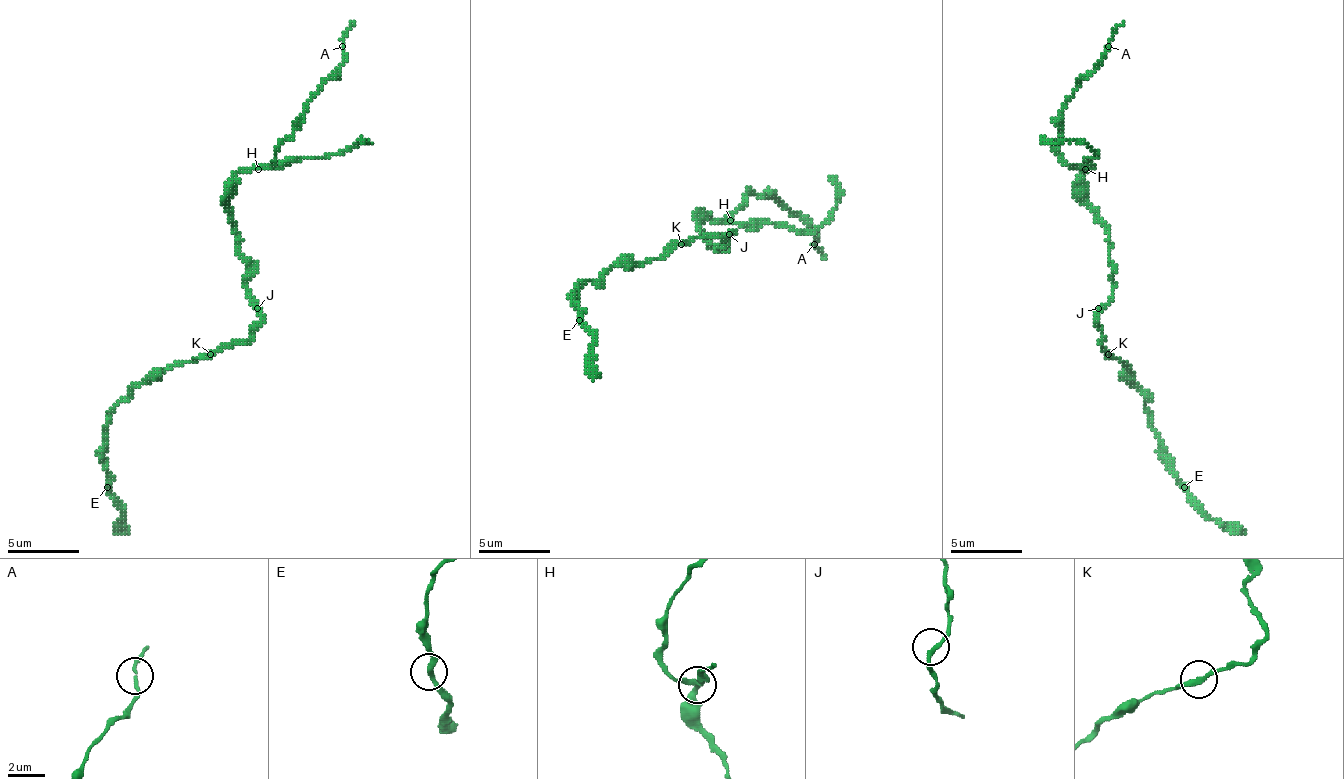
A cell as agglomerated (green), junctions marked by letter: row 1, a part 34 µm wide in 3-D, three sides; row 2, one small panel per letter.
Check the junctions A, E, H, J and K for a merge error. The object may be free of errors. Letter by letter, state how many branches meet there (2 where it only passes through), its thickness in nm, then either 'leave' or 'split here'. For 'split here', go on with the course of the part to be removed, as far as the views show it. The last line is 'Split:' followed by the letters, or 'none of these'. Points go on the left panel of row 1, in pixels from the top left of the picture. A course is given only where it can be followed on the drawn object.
A: branches 2; calibre 150 nm; leave
E: branches 2; calibre 280 nm; leave
H: branches 3; calibre 220 nm; split here; course (257, 168), (343, 154), (365, 140), (365, 143), (361, 136)
J: branches 2; calibre 240 nm; leave
K: branches 2; calibre 280 nm; leave
Split: H

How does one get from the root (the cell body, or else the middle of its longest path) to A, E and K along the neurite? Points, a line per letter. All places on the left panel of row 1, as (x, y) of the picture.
A: (257, 308), (247, 294), (247, 261), (229, 204), (232, 179), (275, 161), (304, 104), (340, 68), (343, 47)
E: (257, 308), (261, 326), (243, 344), (222, 344), (164, 372), (150, 372), (114, 408), (103, 441), (107, 487)
K: (257, 308), (261, 315), (261, 326), (243, 344), (222, 344), (211, 355)

